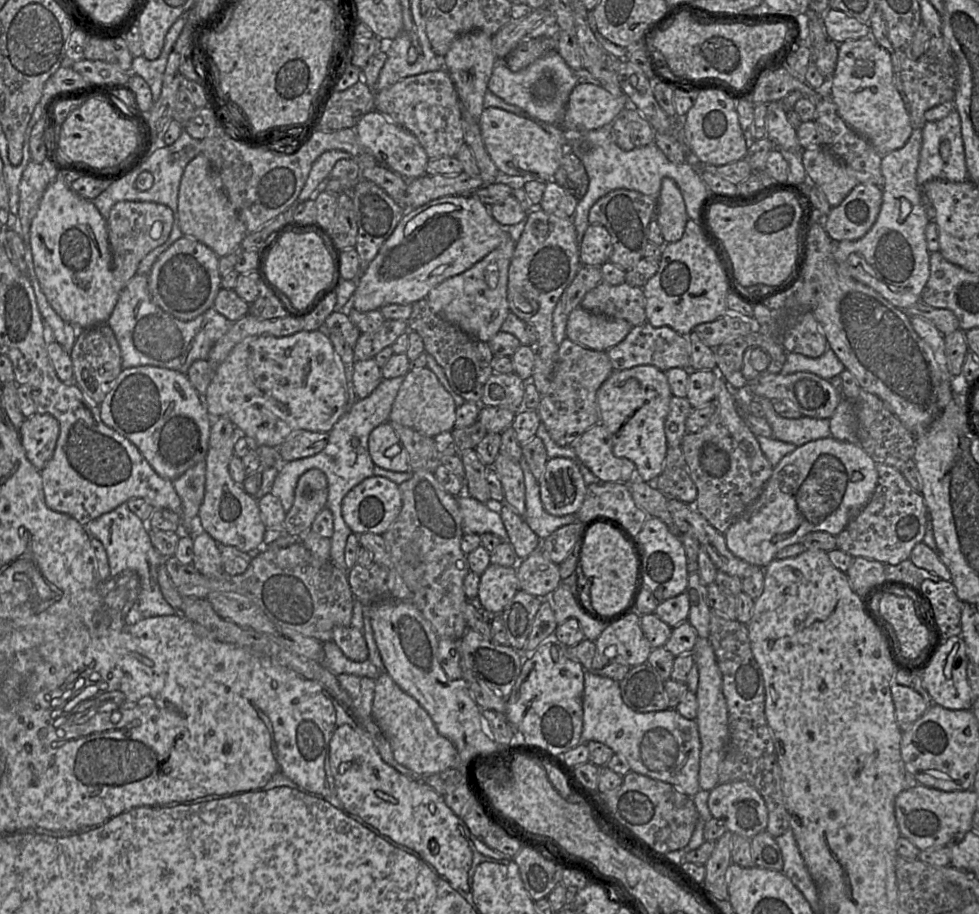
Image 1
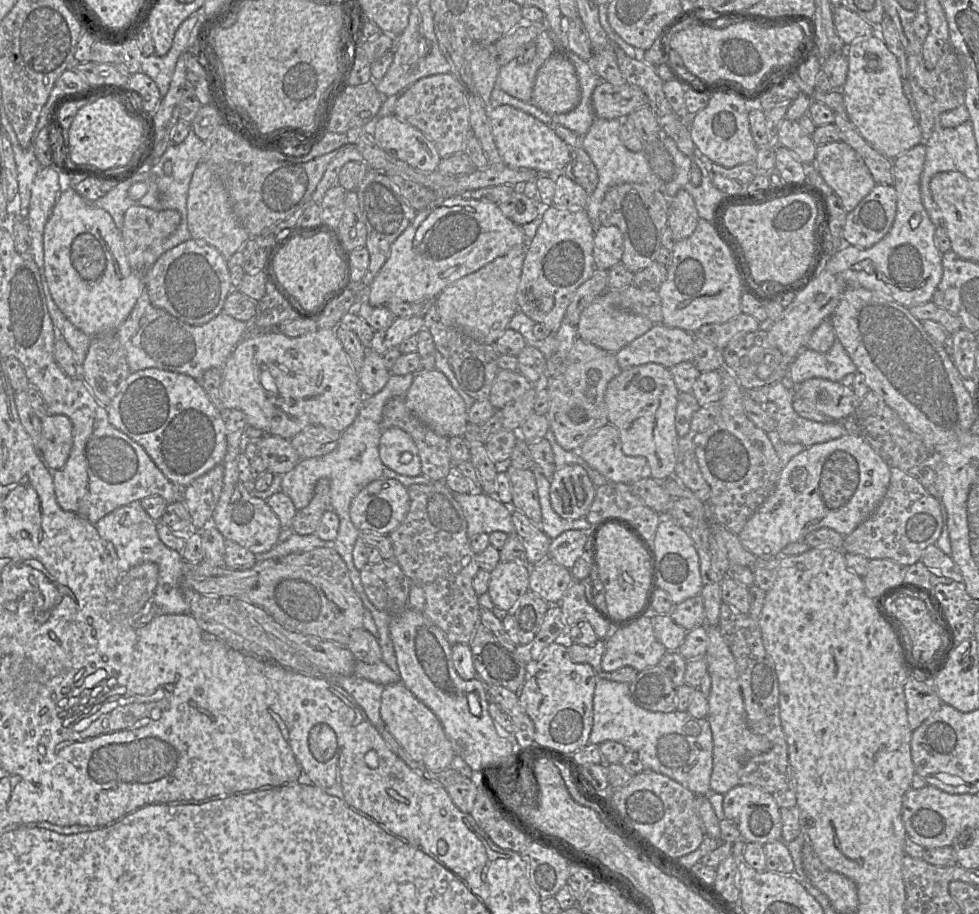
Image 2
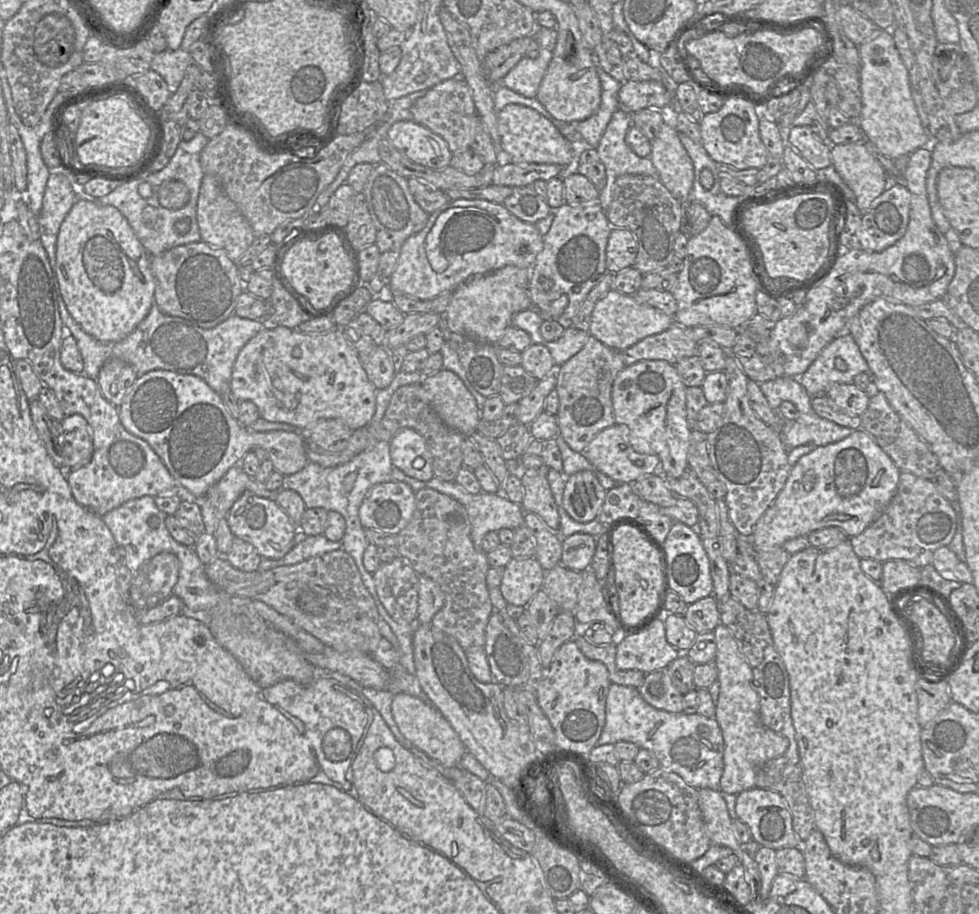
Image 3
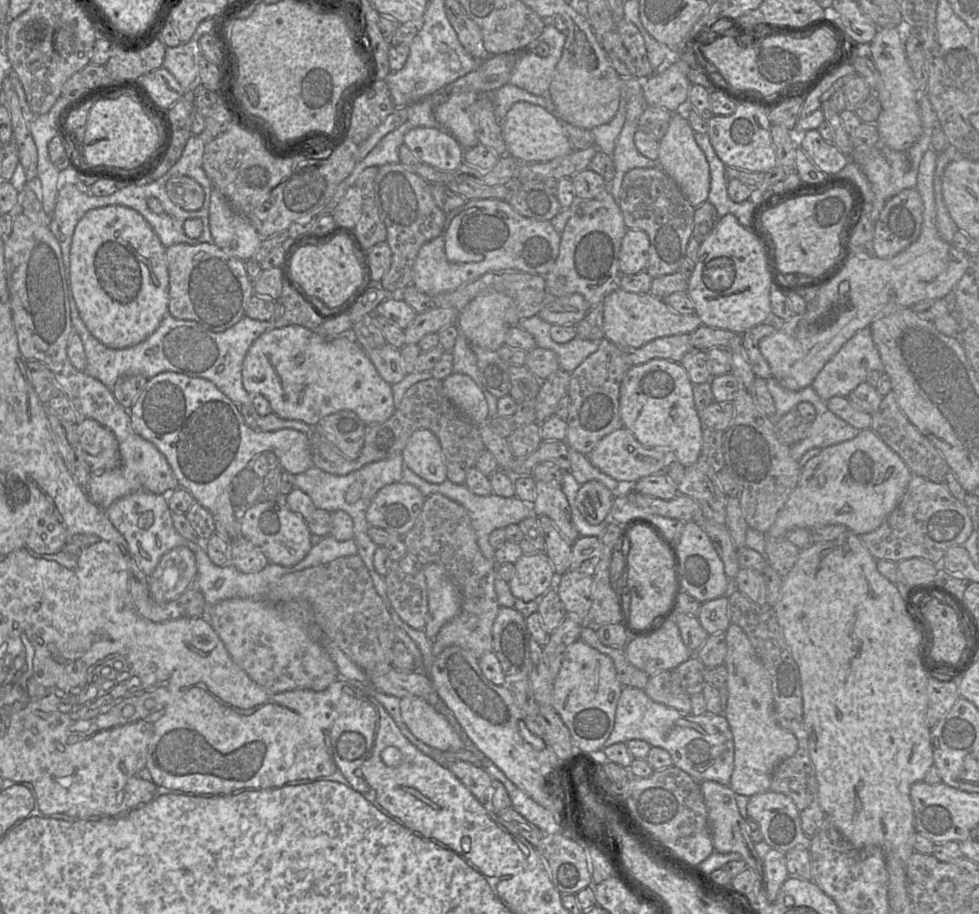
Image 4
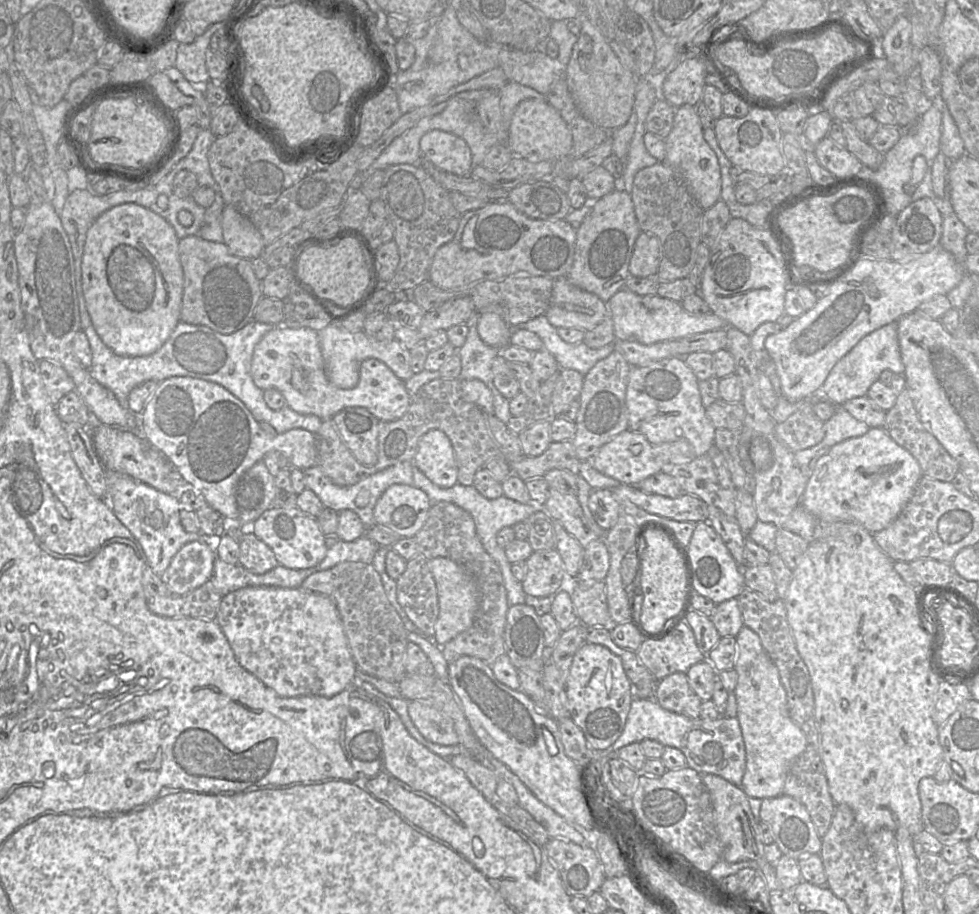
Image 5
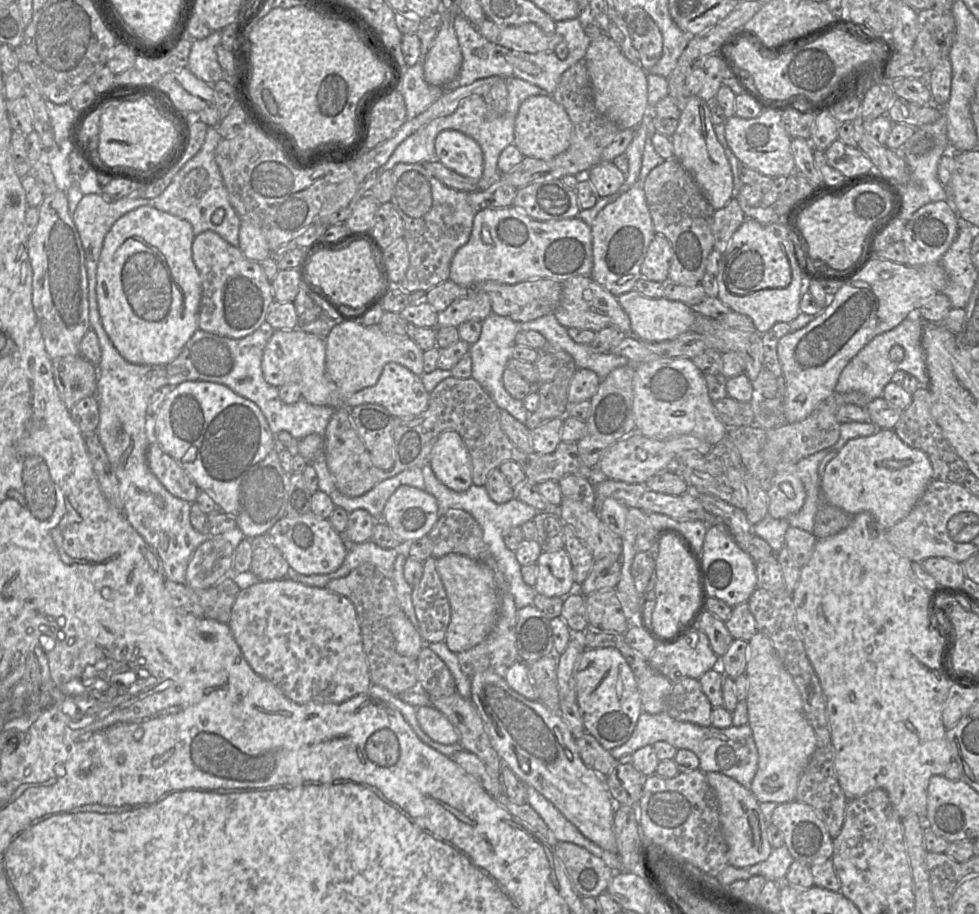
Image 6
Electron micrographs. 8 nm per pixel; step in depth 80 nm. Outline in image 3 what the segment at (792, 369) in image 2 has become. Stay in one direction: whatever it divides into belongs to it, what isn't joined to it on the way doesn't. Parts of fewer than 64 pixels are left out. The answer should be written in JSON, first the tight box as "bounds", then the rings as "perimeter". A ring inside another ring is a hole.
{"bounds":[798,334,869,398],"perimeter":[[[851,334],[835,338],[798,377],[811,398],[826,396],[831,386],[850,384],[855,375],[869,370]]]}

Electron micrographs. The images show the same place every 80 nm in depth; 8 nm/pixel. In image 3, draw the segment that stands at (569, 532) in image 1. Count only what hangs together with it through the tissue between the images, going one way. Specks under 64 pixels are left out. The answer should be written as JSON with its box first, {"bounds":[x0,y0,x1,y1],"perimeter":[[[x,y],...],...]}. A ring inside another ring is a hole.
{"bounds":[560,533,596,571],"perimeter":[[[575,533],[562,539],[560,564],[572,570],[586,571],[596,551],[595,537],[584,533]]]}

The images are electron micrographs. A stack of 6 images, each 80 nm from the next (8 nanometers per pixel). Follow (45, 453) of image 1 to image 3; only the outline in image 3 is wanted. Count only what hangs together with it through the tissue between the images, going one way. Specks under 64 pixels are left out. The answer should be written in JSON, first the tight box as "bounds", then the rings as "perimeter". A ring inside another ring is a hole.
{"bounds":[58,415,92,469],"perimeter":[[[68,415],[59,421],[58,451],[62,457],[62,469],[76,469],[91,460],[92,433],[87,421],[81,415]]]}

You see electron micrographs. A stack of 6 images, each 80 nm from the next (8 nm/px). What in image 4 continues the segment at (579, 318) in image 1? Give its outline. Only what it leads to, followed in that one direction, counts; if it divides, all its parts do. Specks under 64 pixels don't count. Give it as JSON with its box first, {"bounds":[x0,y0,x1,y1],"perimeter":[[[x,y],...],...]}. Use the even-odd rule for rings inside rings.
{"bounds":[603,288,702,348],"perimeter":[[[616,288],[603,302],[604,338],[619,348],[639,348],[648,342],[666,336],[691,334],[702,326],[696,315],[683,315],[670,309],[662,299],[652,294],[636,294]]]}

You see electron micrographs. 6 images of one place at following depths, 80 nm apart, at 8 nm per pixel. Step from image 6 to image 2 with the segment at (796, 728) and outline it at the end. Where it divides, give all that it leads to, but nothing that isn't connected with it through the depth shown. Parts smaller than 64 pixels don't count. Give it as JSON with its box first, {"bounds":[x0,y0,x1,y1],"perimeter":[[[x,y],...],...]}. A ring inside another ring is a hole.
{"bounds":[705,626,771,794],"perimeter":[[[717,626],[708,630],[708,648],[705,655],[707,674],[711,679],[711,690],[707,697],[708,720],[713,738],[713,769],[710,789],[714,793],[726,794],[740,785],[738,772],[747,758],[767,752],[771,743],[761,735],[755,734],[747,725],[744,700],[741,692],[739,673],[735,659]]]}

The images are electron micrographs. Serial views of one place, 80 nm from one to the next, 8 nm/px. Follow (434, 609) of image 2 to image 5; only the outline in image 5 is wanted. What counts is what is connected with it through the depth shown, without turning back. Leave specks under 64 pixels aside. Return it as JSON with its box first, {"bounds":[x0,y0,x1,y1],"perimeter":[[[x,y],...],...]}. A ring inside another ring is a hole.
{"bounds":[414,502,509,667],"perimeter":[[[449,502],[431,505],[423,527],[414,536],[419,556],[426,560],[448,558],[465,568],[474,578],[480,597],[479,613],[471,628],[460,633],[441,648],[448,663],[460,656],[480,659],[491,667],[496,659],[505,655],[505,625],[509,605],[501,570],[484,549],[476,532],[472,516],[464,509]]]}

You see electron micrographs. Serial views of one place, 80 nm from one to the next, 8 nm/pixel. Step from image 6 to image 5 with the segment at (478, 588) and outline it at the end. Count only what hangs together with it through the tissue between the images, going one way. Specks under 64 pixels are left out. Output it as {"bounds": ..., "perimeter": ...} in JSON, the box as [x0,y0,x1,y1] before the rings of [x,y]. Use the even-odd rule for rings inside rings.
{"bounds":[428,557,480,648],"perimeter":[[[437,557],[428,560],[438,595],[439,614],[434,627],[433,642],[442,648],[447,642],[474,624],[479,613],[480,597],[473,576],[462,566],[448,559]]]}

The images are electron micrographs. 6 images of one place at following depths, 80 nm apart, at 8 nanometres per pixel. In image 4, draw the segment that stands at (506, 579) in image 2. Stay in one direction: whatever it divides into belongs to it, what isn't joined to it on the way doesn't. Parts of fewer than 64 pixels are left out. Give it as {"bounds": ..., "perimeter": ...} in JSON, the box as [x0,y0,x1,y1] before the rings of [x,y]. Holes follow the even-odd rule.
{"bounds":[508,553,557,601],"perimeter":[[[545,553],[522,555],[514,563],[515,570],[508,581],[511,593],[521,601],[540,599],[550,589],[556,589],[557,575]]]}

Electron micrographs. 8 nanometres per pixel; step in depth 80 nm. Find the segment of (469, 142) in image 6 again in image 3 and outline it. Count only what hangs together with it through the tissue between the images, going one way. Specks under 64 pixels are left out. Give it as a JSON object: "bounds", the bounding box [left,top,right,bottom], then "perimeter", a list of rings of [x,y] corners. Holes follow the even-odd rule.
{"bounds":[387,120,453,169],"perimeter":[[[412,120],[394,122],[387,131],[393,146],[412,162],[443,169],[450,165],[453,153],[447,142],[423,125]]]}

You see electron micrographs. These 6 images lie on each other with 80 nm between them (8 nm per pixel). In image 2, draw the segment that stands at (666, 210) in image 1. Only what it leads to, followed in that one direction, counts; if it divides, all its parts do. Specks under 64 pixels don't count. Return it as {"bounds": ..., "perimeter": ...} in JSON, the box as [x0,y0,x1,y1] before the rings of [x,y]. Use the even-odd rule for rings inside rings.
{"bounds":[668,190,700,241],"perimeter":[[[679,190],[671,199],[668,209],[668,229],[676,241],[687,239],[700,220],[695,202],[685,190]]]}

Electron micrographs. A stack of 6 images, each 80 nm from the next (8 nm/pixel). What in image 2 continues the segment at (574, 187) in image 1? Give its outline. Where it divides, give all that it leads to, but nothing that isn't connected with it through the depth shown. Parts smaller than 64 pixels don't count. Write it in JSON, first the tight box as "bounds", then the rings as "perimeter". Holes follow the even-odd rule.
{"bounds":[562,147,599,195],"perimeter":[[[581,147],[571,151],[569,163],[562,174],[580,185],[589,195],[594,192],[599,180],[595,164]]]}

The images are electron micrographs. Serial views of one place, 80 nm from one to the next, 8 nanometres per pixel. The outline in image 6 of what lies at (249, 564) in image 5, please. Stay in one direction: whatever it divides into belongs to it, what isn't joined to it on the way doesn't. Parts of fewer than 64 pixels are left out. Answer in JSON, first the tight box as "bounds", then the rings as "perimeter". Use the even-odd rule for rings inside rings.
{"bounds":[249,533,290,581],"perimeter":[[[266,533],[249,538],[252,546],[252,561],[249,573],[251,581],[270,581],[286,578],[290,566],[272,538]]]}

